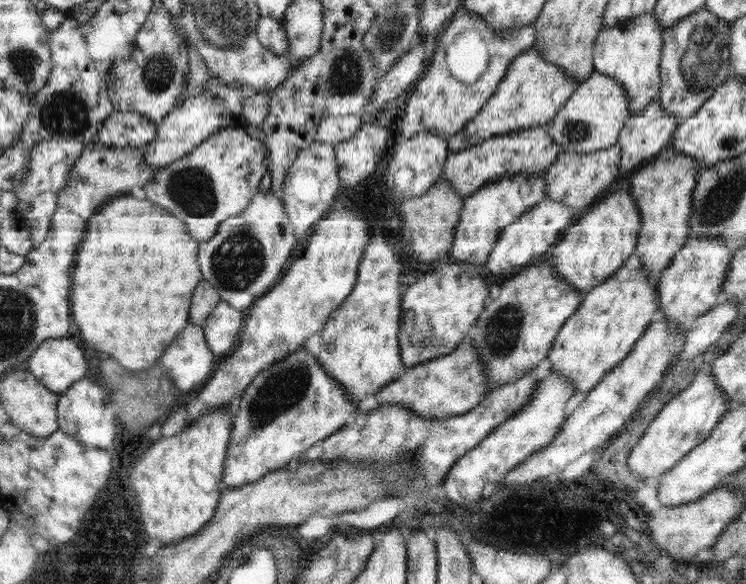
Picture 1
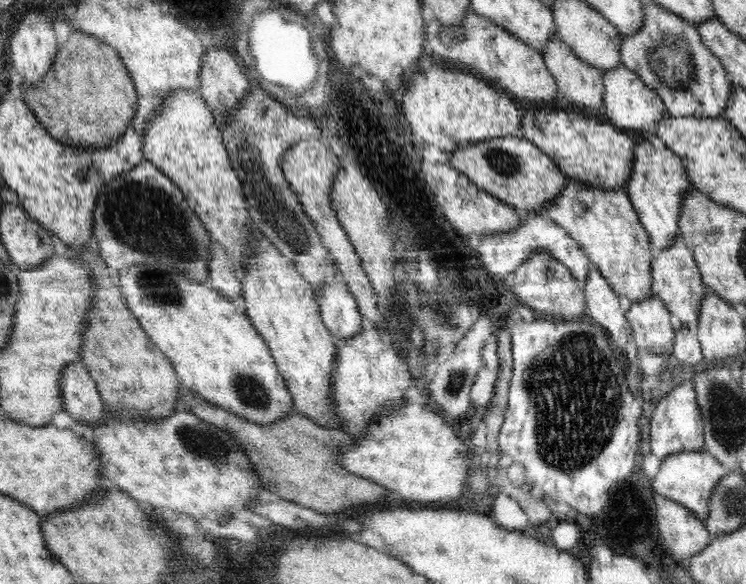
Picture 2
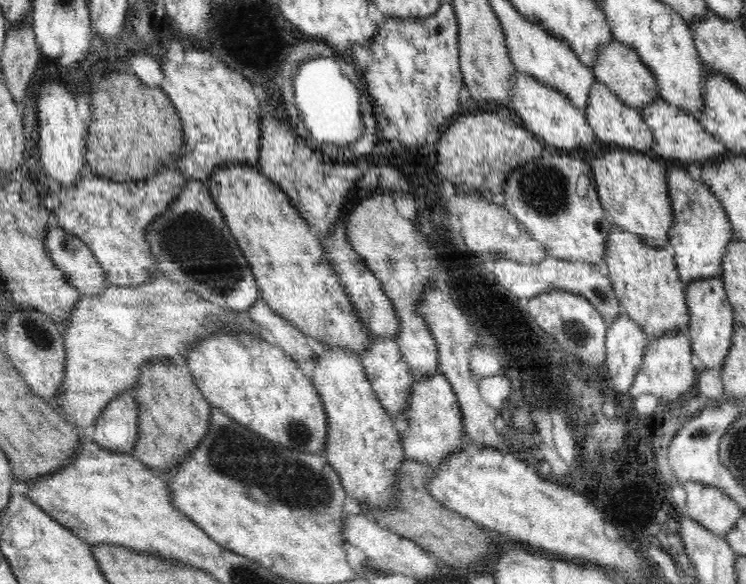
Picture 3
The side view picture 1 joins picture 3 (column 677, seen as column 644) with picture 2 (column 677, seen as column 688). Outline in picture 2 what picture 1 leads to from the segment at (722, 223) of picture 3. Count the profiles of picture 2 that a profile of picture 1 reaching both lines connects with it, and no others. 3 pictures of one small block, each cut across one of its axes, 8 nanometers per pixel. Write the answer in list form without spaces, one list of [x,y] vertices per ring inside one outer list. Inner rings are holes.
[[[645,132],[634,143],[632,174],[627,189],[635,212],[640,217],[642,226],[650,236],[650,249],[653,255],[668,250],[679,236],[678,217],[681,213],[683,194],[693,188],[686,168],[679,156],[666,147],[666,144],[654,133]]]

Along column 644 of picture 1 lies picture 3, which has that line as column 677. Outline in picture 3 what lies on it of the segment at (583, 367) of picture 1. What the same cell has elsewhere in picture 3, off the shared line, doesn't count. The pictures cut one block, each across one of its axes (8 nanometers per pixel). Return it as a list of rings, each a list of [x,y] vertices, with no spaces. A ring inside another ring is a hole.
[[[612,225],[606,235],[606,254],[603,258],[614,292],[622,311],[636,321],[648,335],[649,340],[680,329],[688,333],[690,313],[687,309],[685,286],[681,283],[674,248],[664,250],[649,246],[641,236]]]

